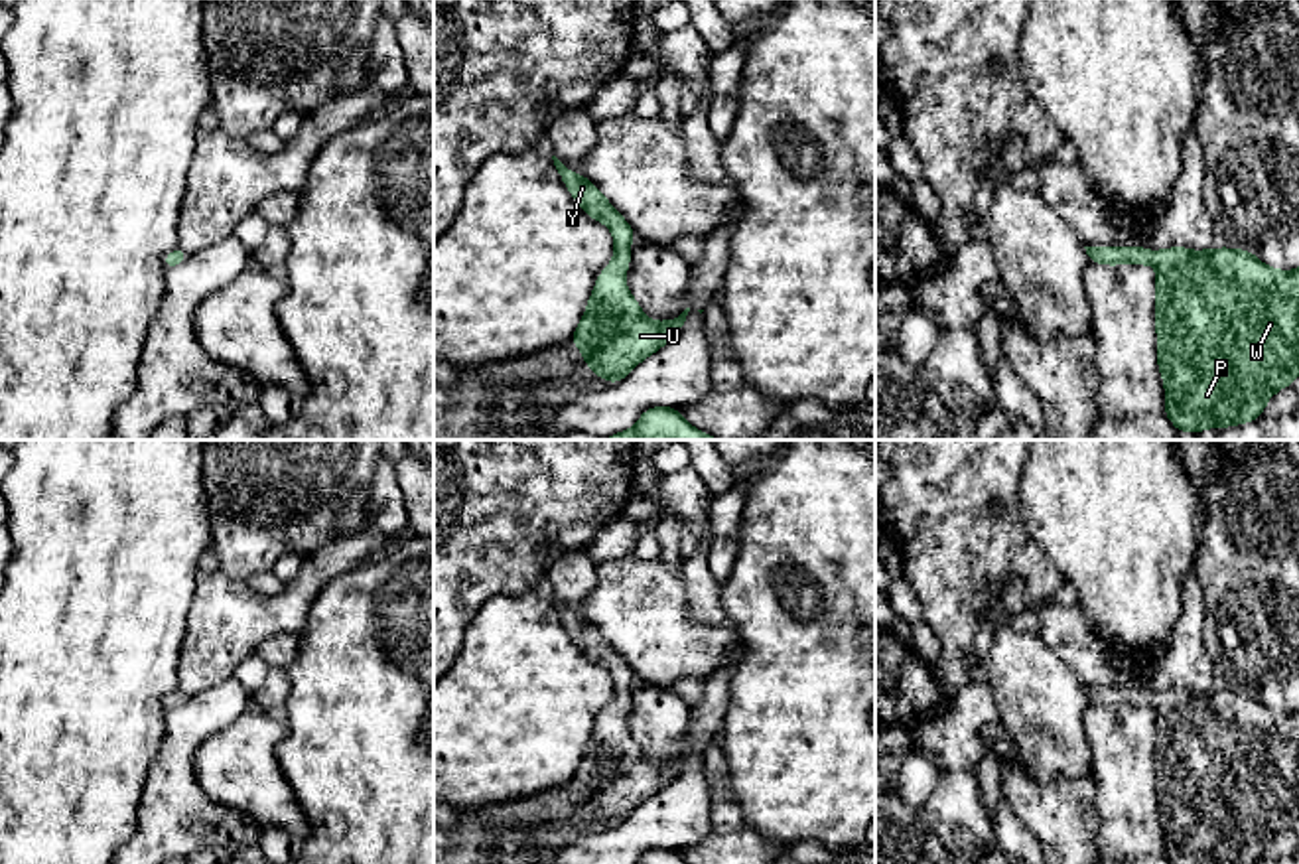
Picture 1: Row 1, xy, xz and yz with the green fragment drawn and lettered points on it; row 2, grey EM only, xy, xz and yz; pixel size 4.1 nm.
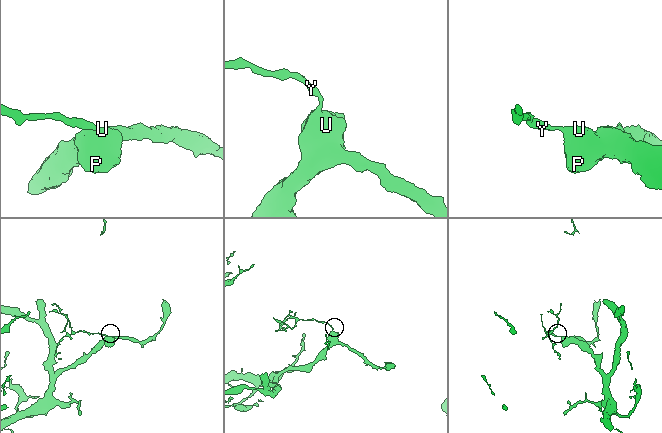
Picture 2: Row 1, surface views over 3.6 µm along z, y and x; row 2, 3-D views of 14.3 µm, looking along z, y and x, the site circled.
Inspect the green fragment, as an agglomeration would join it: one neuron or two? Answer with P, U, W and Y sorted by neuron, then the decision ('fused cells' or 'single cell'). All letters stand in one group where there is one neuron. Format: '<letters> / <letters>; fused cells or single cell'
P U W Y; single cell

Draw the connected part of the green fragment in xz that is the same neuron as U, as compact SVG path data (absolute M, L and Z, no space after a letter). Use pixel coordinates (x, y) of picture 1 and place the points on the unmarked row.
M556 598L552 602L581 653L611 671L615 696L599 714L570 783L581 793L581 801L593 817L609 827L619 825L680 775L690 750L666 763L649 761L643 756L625 722L635 673L585 617L568 612Z

